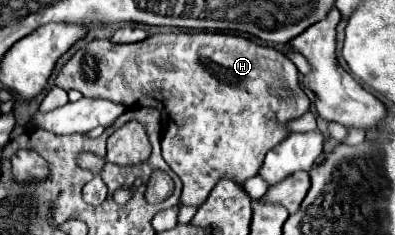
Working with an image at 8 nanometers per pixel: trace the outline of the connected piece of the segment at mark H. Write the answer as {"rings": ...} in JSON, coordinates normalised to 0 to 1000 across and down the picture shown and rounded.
{"rings":[[[397,140],[387,157],[372,157],[367,174],[357,183],[337,183],[337,191],[291,191],[271,166],[235,166],[235,174],[215,174],[215,191],[165,268],[165,285],[154,294],[154,311],[144,319],[139,336],[139,362],[175,387],[175,379],[195,379],[205,387],[215,413],[230,413],[230,421],[271,421],[271,430],[286,430],[286,438],[301,438],[322,464],[337,464],[337,455],[392,455],[408,472],[410,540],[420,540],[408,596],[410,664],[433,719],[458,753],[463,770],[463,830],[458,830],[458,872],[484,872],[484,881],[504,881],[514,872],[514,855],[524,855],[524,838],[534,830],[534,804],[554,779],[554,762],[580,762],[600,787],[615,787],[625,762],[646,753],[651,728],[661,719],[661,694],[676,660],[681,634],[691,634],[696,617],[706,617],[706,600],[727,591],[732,583],[732,549],[727,549],[727,523],[742,515],[742,506],[757,506],[767,498],[767,481],[782,472],[782,447],[787,430],[777,430],[777,404],[767,396],[762,362],[757,362],[757,302],[752,285],[737,268],[732,243],[722,243],[716,226],[706,226],[701,209],[686,209],[686,200],[661,200],[620,157],[600,157],[600,149],[570,149],[570,140]]]}

